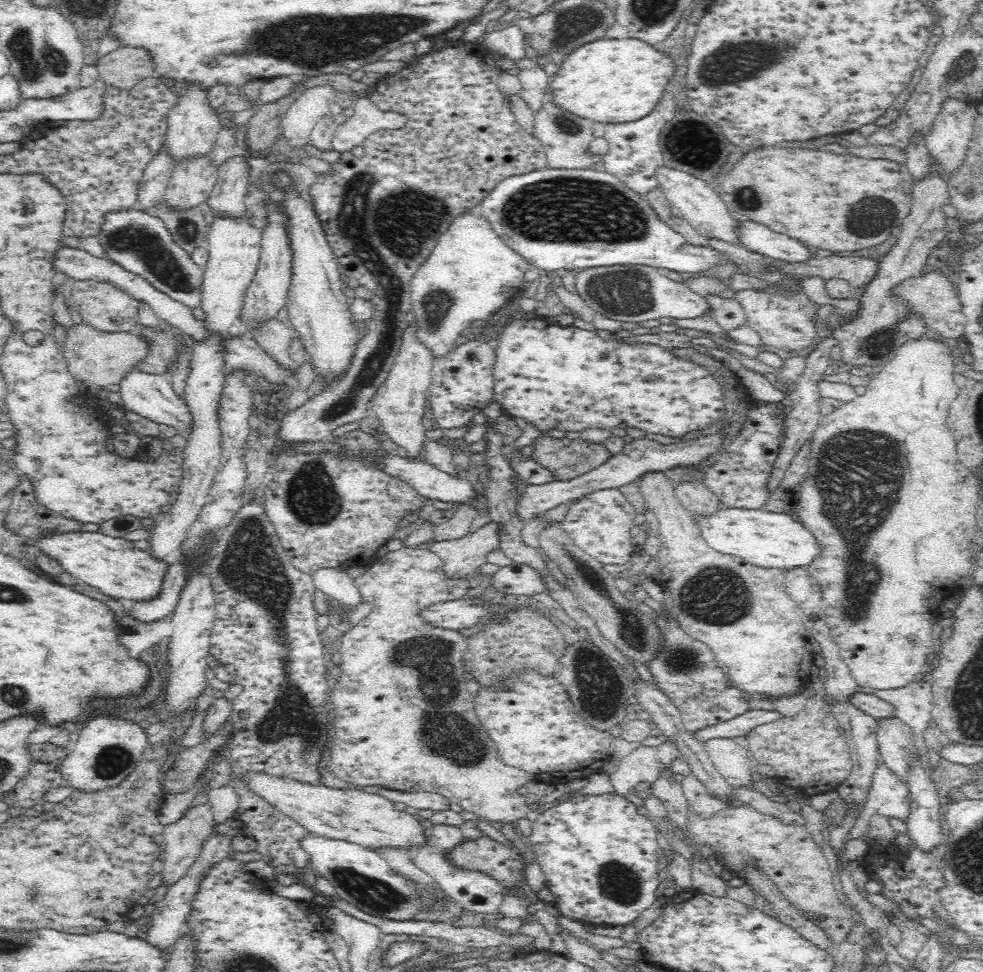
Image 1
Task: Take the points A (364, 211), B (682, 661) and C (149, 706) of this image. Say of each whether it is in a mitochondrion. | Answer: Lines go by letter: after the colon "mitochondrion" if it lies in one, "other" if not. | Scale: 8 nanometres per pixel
A: mitochondrion
B: mitochondrion
C: other

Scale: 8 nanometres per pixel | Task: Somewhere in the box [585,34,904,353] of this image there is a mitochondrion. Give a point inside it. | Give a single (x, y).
(738, 63)

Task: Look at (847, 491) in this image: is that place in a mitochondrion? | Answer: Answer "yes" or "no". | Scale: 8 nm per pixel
yes

